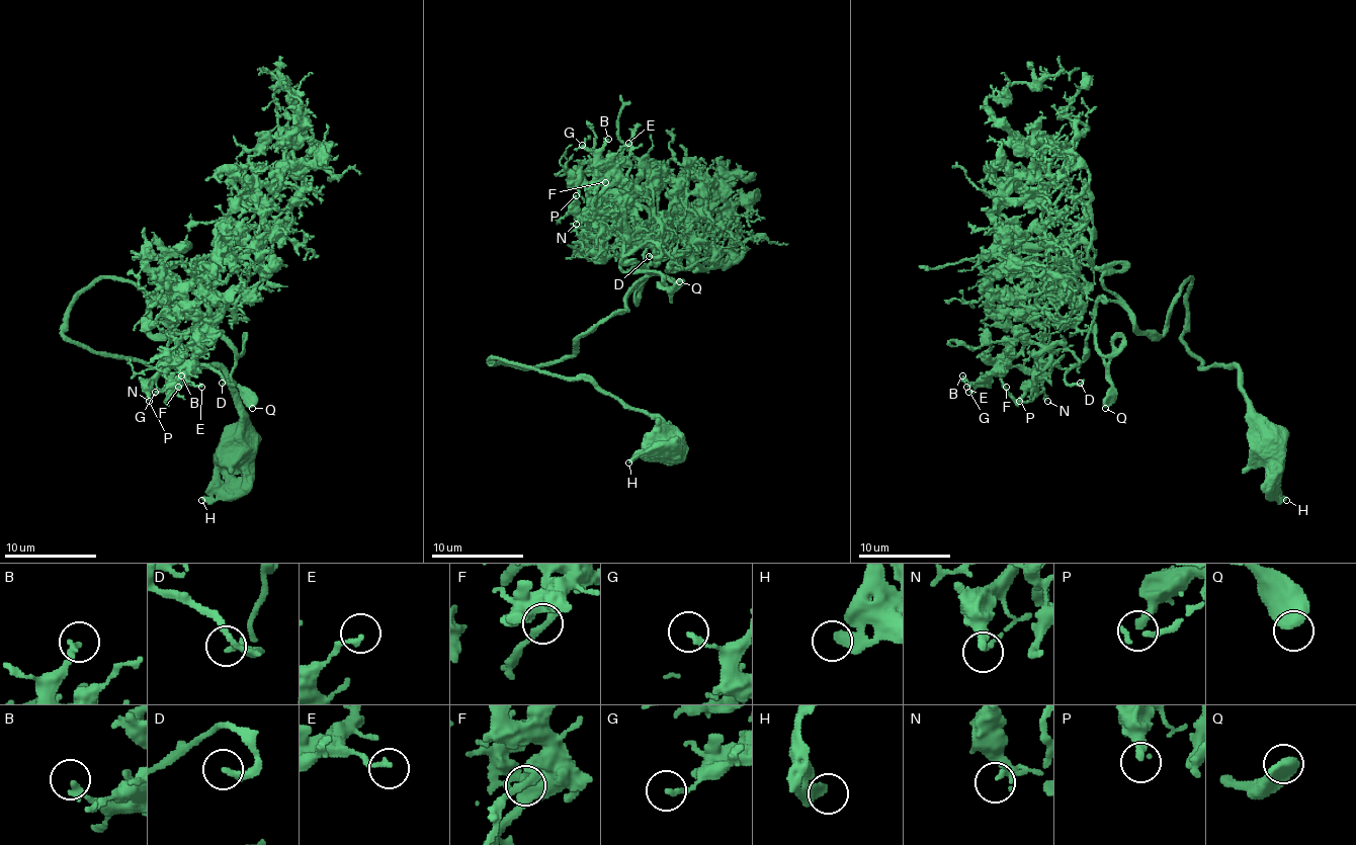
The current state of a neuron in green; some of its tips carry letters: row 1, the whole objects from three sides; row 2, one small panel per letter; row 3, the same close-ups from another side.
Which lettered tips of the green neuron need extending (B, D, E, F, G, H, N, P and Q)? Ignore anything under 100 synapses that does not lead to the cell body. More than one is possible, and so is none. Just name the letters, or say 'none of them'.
D

